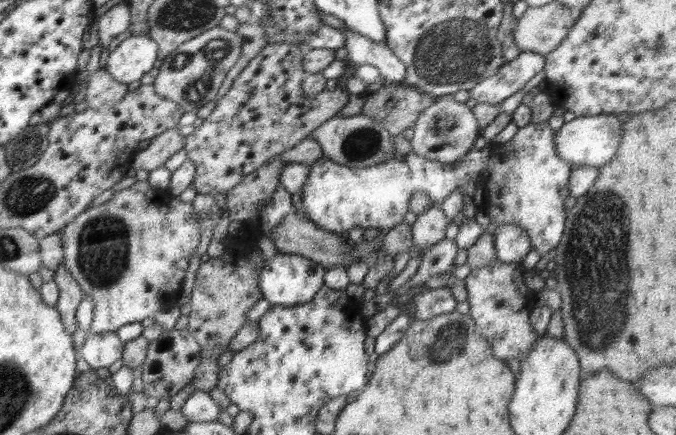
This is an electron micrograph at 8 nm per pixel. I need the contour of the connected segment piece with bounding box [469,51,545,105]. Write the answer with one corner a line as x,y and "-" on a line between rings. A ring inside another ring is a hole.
522,51
514,60
505,62
496,74
474,85
470,96
476,102
499,105
518,90
522,90
536,74
543,70
545,56
532,51

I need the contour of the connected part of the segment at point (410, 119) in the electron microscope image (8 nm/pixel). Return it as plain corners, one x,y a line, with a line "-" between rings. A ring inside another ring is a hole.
386,83
385,87
364,96
361,113
381,122
395,138
403,130
412,128
419,114
435,100
436,97
415,87

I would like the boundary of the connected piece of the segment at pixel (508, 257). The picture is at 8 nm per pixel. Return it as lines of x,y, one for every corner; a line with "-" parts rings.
500,225
493,232
497,259
504,262
523,260
533,248
529,236
516,225

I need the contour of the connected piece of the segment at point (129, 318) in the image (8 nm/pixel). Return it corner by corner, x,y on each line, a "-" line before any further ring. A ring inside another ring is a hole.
136,181
131,187
112,195
100,206
88,207
72,222
63,227
63,261
80,290
92,298
94,313
87,335
115,332
128,323
140,323
154,317
159,311
176,306
181,285
186,277
189,260
195,255
200,242
201,228
197,214
190,202
179,197
170,202
148,204
144,208
144,181

